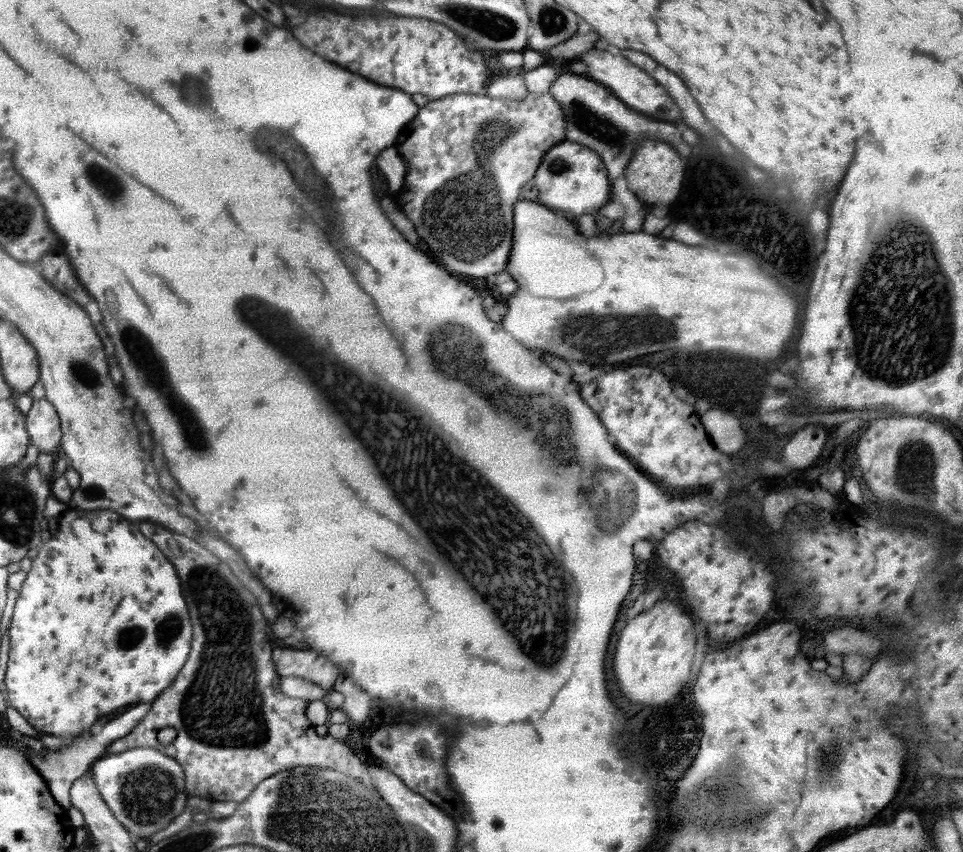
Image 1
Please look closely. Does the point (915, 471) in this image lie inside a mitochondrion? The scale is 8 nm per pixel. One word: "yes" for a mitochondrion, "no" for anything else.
yes

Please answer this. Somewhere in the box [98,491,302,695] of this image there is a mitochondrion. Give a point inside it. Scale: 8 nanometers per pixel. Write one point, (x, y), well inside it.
(201, 581)

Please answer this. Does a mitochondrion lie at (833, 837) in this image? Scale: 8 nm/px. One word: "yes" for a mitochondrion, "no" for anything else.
no

